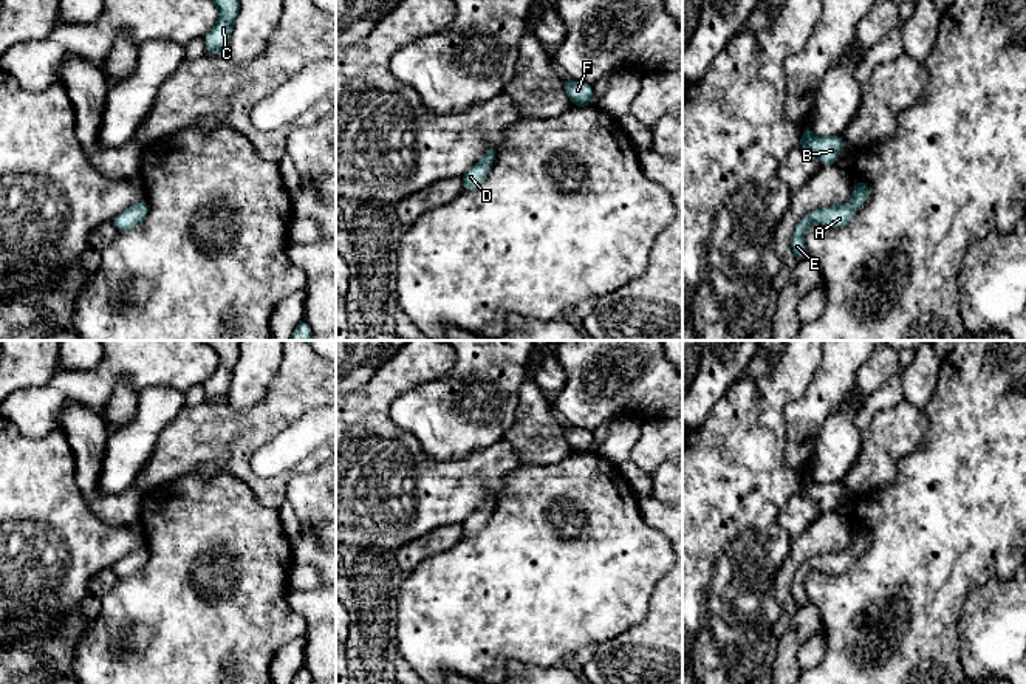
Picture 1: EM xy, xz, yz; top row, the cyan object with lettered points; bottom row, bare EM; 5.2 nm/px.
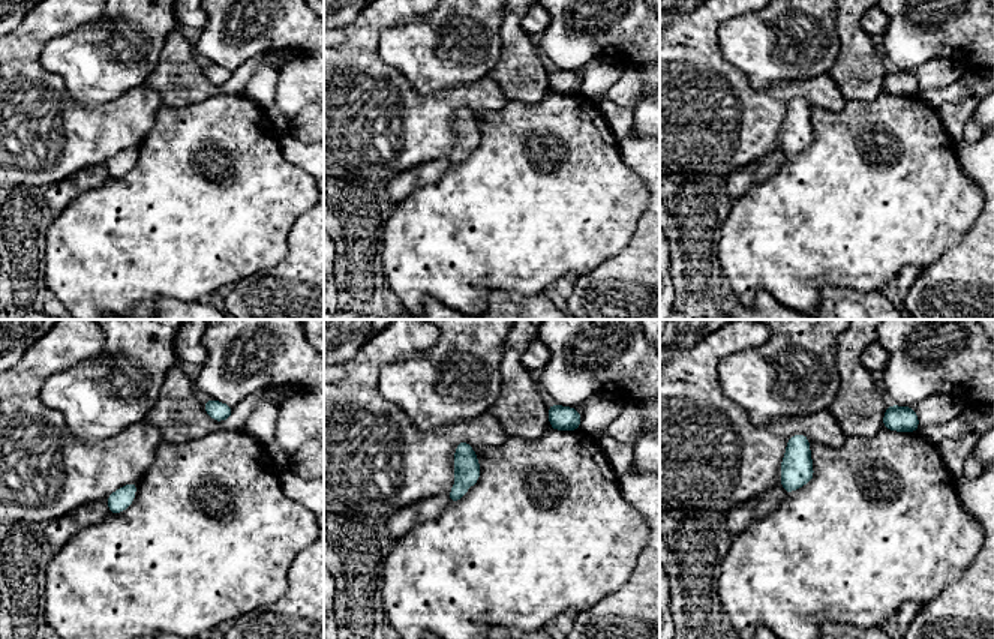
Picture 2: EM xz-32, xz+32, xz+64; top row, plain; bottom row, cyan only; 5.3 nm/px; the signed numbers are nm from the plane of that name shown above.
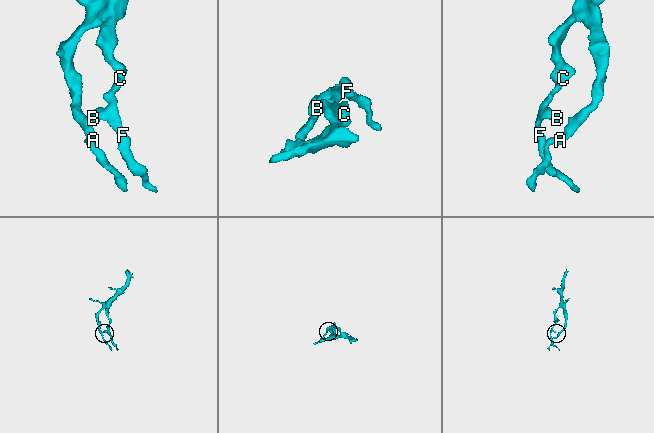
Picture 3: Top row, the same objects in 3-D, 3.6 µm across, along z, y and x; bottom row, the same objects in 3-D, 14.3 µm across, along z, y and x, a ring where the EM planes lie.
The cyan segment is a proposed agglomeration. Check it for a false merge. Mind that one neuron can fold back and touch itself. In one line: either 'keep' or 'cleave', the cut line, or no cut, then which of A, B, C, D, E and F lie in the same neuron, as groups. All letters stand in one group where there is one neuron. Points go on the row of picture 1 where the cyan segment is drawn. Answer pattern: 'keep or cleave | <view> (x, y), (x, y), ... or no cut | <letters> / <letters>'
keep | no cut | A B C D E F

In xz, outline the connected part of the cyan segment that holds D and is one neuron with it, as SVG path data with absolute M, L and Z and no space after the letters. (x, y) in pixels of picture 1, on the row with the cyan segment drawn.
M489 145L486 149L486 153L481 158L481 161L478 164L475 164L474 167L470 167L461 176L464 190L472 190L484 181L487 170L491 169L492 162L495 161L495 155L497 155L497 149Z

